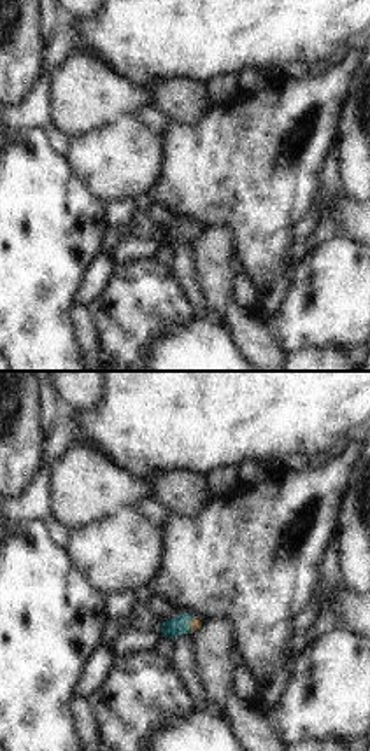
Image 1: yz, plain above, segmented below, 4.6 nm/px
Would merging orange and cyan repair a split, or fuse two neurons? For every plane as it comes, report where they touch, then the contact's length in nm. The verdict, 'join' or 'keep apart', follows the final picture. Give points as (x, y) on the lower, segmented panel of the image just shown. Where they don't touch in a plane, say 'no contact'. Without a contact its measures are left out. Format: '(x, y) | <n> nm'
(190, 625) | 80 nm

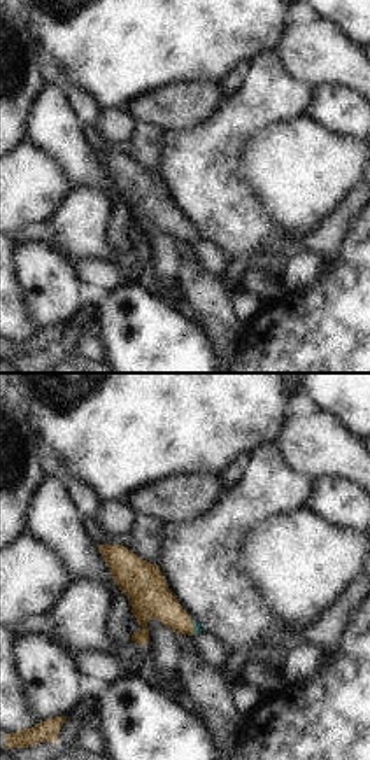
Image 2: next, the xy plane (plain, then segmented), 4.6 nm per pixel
(193, 626) | 70 nm

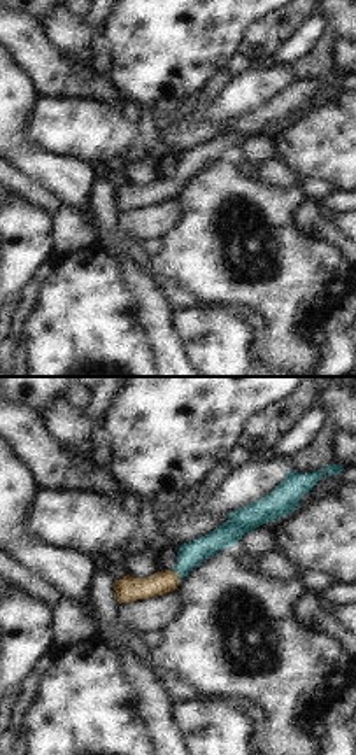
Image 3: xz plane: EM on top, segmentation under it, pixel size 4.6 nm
(178, 575) | 60 nm

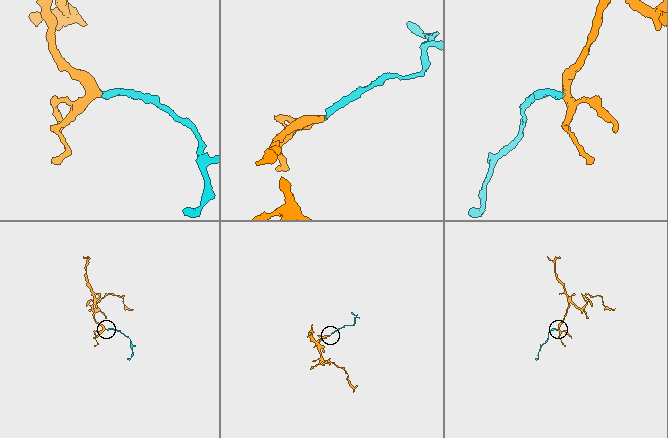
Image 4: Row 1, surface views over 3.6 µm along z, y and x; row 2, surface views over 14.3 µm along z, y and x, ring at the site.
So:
join

